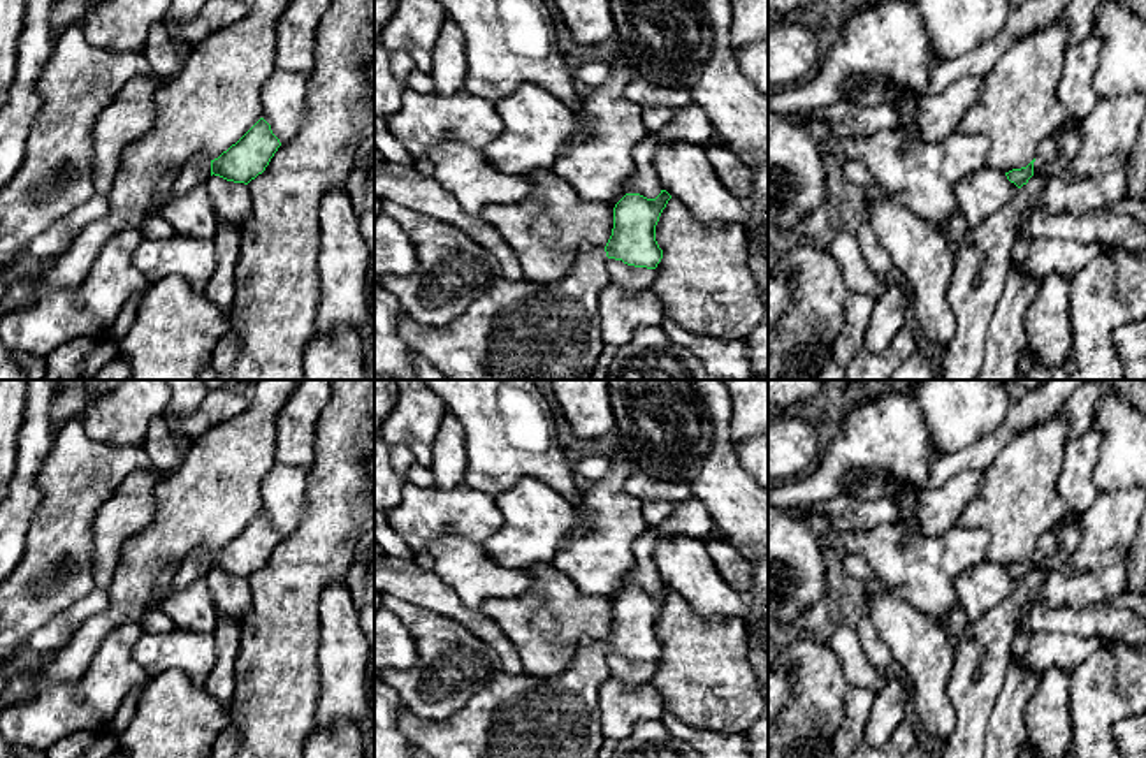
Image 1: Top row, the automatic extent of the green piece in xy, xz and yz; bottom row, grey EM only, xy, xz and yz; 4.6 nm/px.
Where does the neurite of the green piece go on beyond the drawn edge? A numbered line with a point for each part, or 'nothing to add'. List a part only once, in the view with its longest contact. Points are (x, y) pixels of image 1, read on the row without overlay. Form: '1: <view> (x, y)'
1: xy (195, 565)

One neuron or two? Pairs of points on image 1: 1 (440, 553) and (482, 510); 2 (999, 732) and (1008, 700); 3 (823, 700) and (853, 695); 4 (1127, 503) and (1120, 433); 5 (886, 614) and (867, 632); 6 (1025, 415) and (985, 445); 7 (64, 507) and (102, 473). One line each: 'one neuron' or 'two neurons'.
1: two neurons
2: one neuron
3: two neurons
4: two neurons
5: two neurons
6: one neuron
7: one neuron

